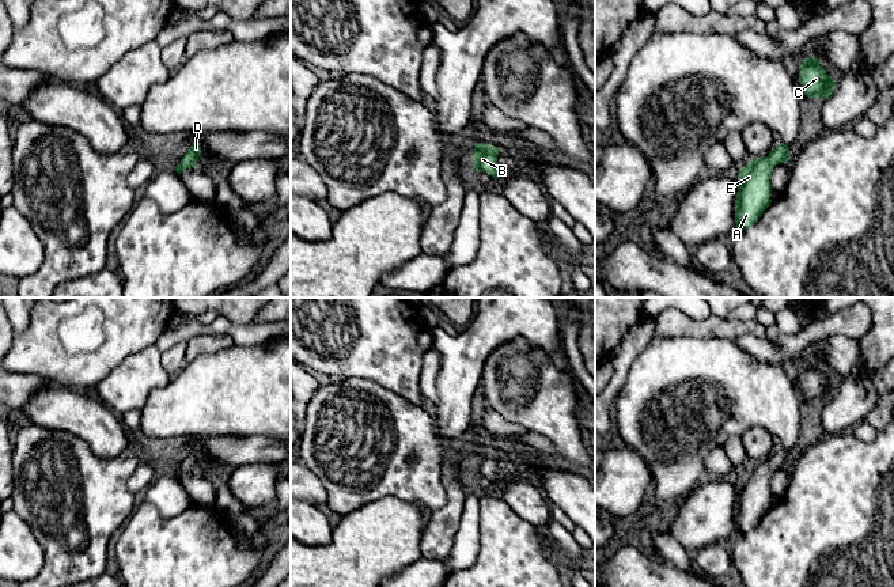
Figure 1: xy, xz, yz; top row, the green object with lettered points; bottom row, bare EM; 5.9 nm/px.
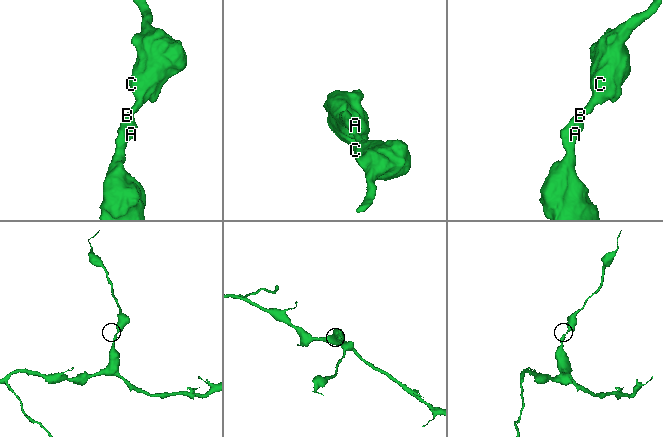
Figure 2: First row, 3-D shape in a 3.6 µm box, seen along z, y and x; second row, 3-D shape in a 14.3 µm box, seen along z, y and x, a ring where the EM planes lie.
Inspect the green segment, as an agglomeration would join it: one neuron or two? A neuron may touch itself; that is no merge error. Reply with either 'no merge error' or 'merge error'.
no merge error

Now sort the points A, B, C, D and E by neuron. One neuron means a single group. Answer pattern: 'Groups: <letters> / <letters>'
Groups: A B C D E

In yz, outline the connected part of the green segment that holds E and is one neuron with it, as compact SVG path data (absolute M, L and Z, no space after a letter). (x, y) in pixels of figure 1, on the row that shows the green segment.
M781 143L768 156L753 159L740 168L735 202L735 231L751 227L770 205L770 175L776 164L788 162L789 147Z

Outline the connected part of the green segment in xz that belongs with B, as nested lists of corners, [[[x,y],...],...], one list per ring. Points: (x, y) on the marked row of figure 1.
[[[477,143],[474,145],[473,155],[474,171],[489,173],[496,181],[500,175],[497,166],[499,152],[500,152],[499,147],[490,145],[488,143]]]

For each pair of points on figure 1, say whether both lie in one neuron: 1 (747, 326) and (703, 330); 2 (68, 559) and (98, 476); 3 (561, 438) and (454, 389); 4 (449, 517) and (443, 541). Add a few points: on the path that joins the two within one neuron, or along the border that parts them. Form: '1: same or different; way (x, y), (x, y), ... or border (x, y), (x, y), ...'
1: same; way (737, 328), (713, 328)
2: same; way (74, 538), (74, 500), (78, 496)
3: different; border (483, 368), (478, 401)
4: same; way (444, 522), (443, 536)

